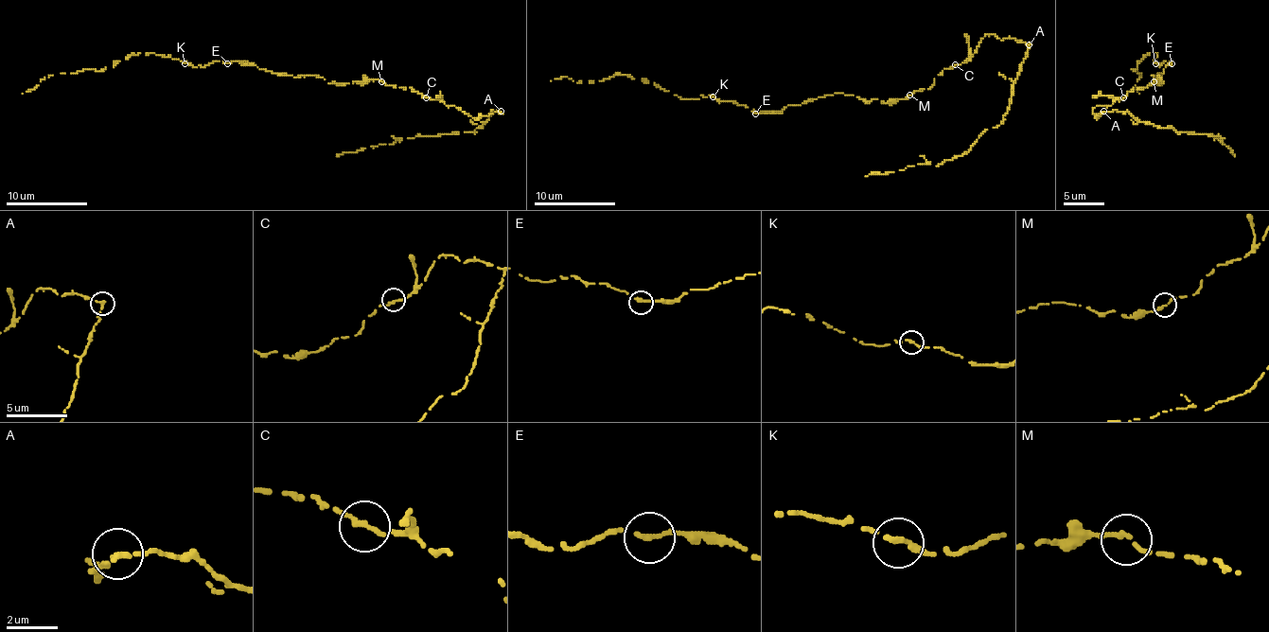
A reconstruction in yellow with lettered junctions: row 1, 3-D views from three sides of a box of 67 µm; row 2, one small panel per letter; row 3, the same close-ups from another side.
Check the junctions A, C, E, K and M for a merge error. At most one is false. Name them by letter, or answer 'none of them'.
A

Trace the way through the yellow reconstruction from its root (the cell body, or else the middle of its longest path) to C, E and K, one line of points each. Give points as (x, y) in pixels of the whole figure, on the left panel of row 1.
C: (375, 79), (396, 87), (412, 87), (426, 97)
E: (375, 79), (328, 83), (314, 75), (294, 78), (266, 71), (252, 63), (227, 63)
K: (375, 79), (328, 83), (314, 75), (280, 75), (237, 61), (213, 61), (202, 67), (185, 63)

